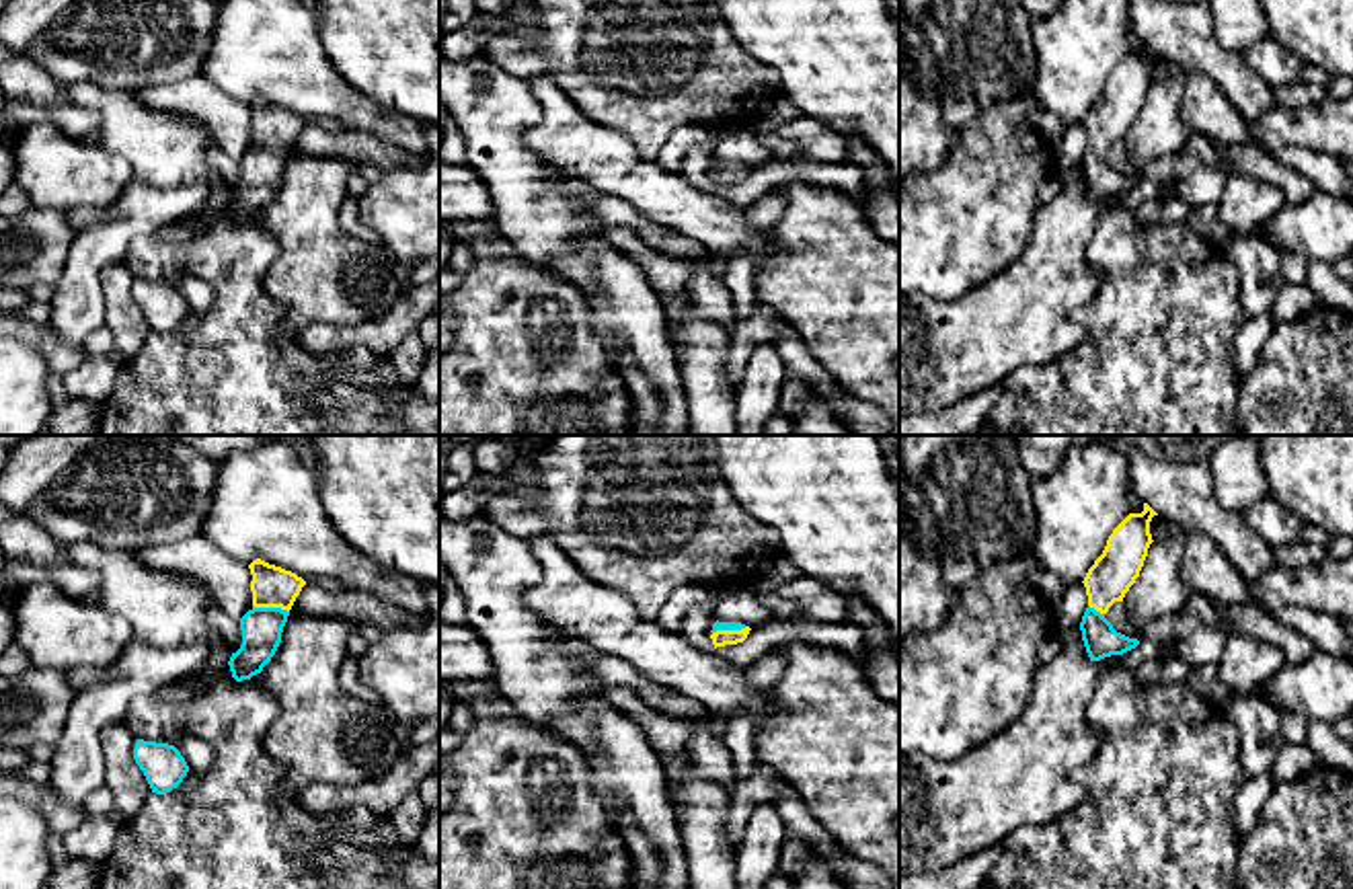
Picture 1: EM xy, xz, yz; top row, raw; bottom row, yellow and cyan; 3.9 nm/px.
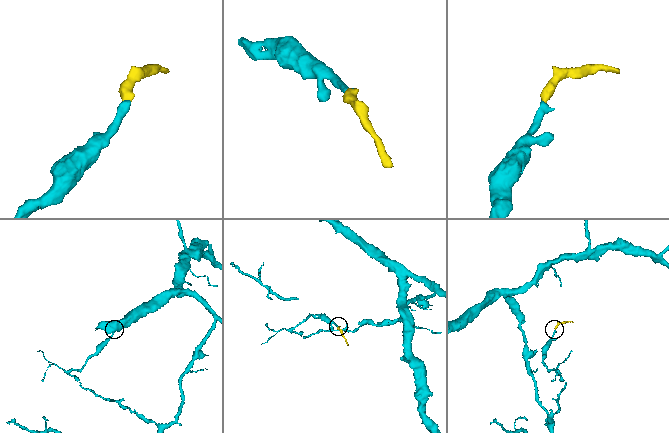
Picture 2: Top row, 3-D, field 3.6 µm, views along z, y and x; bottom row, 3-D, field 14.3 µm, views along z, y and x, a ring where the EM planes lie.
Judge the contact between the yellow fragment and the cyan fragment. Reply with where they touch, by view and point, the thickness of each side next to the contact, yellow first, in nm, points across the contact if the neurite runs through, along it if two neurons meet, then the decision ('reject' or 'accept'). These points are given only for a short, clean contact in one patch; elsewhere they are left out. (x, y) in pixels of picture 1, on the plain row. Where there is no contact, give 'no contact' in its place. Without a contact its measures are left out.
meets yellow in xy at (272, 146); 160 nm thick on the yellow side, 160 nm on the other; runs through xy (272, 126), (272, 146), (261, 169); accept

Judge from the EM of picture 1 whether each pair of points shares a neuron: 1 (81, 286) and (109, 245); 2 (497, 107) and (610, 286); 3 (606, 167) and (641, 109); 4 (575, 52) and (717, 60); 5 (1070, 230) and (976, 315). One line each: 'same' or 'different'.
1: same
2: same
3: different
4: same
5: same

